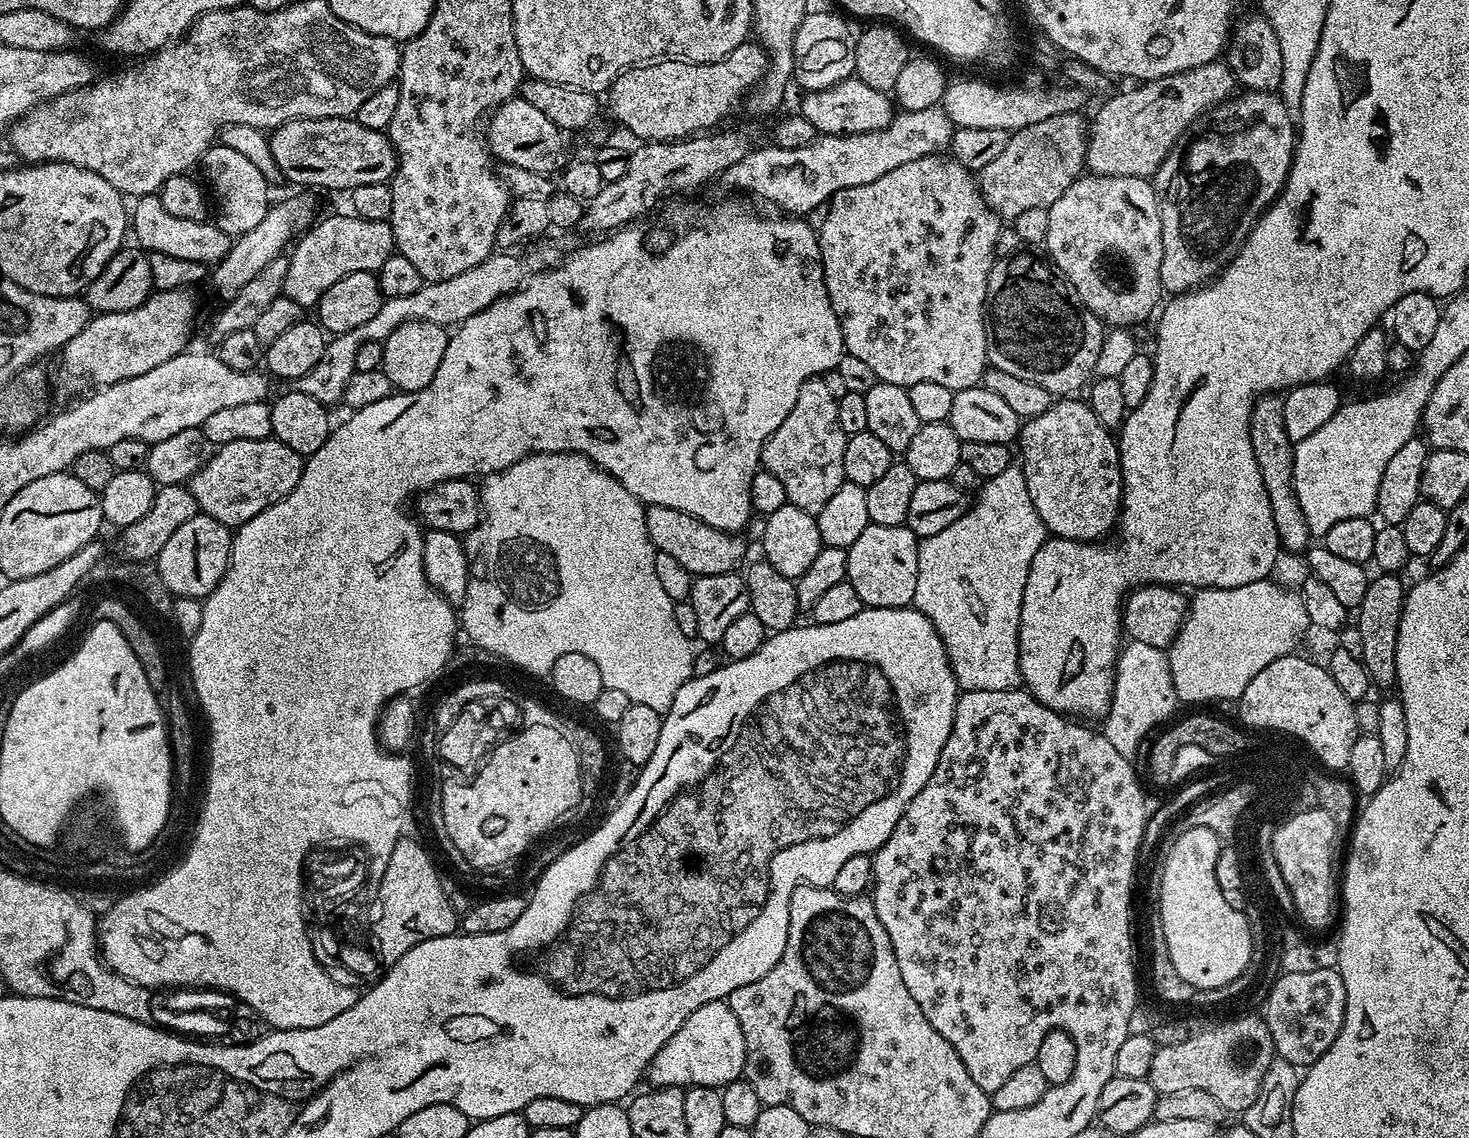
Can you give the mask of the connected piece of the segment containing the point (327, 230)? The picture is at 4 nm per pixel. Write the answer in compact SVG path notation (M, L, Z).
M355 214L347 215L328 216L321 224L313 223L295 241L291 249L292 256L287 257L288 269L283 295L298 302L301 310L315 309L322 294L330 290L330 286L334 286L338 278L346 278L346 274L359 272L379 273L382 262L394 255L396 243L388 220L364 220Z

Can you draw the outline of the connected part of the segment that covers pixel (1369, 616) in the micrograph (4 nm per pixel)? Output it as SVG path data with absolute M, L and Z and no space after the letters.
M1376 574L1369 579L1366 595L1362 597L1358 611L1354 616L1354 625L1363 639L1363 660L1368 677L1373 685L1396 683L1396 643L1398 642L1398 622L1402 618L1406 584L1396 574Z

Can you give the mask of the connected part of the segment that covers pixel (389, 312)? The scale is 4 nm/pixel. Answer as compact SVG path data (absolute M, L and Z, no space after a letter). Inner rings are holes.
M548 244L534 249L529 256L516 255L520 254L487 256L478 266L474 266L462 274L454 274L454 278L426 282L414 294L405 294L402 298L385 299L378 314L374 314L374 318L370 318L370 322L362 322L362 326L358 326L358 330L333 335L325 343L322 358L318 358L318 366L314 366L314 370L310 370L305 376L294 381L295 391L310 394L310 398L314 398L319 404L325 406L339 405L344 399L346 382L350 382L350 378L357 371L354 354L358 354L358 346L362 346L362 342L374 342L375 340L382 342L387 336L394 334L394 330L398 330L398 326L411 320L459 326L466 318L486 310L486 306L515 292L533 274L559 264L562 259L562 252L551 248Z

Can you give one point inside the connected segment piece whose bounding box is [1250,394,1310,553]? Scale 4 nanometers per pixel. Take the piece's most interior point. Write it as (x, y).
(1273, 449)

